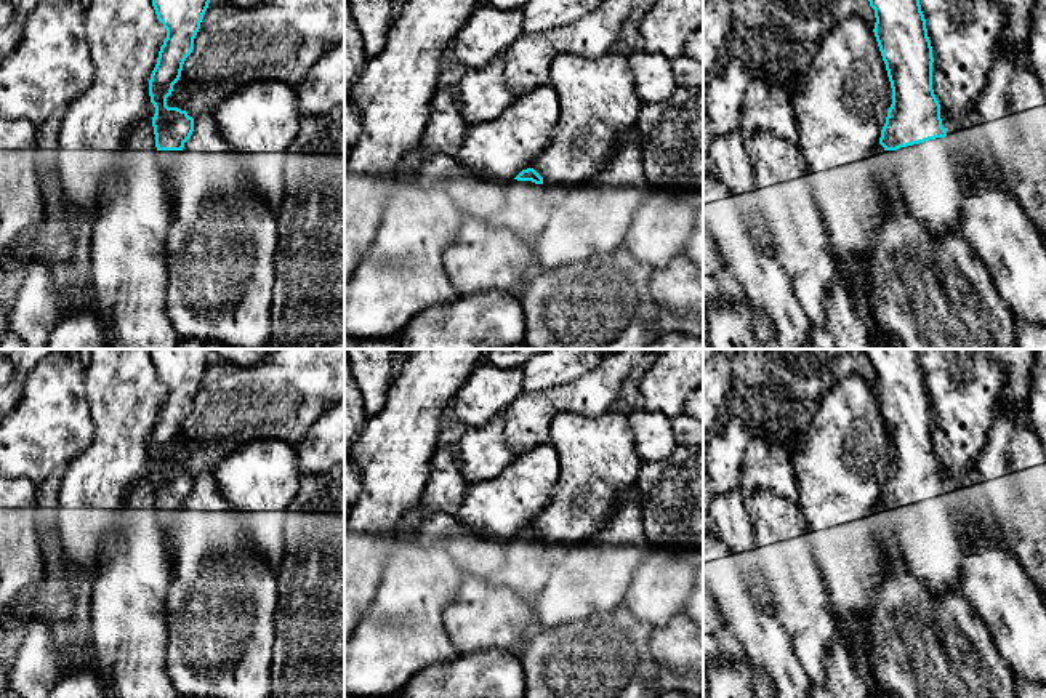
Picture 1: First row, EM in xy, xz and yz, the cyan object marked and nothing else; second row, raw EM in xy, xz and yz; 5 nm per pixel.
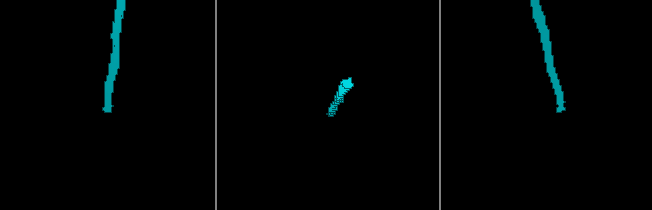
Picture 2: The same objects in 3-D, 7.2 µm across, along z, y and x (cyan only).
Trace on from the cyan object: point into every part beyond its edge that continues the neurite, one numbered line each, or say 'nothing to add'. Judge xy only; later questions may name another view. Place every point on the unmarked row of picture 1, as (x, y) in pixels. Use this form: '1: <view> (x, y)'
nothing to add

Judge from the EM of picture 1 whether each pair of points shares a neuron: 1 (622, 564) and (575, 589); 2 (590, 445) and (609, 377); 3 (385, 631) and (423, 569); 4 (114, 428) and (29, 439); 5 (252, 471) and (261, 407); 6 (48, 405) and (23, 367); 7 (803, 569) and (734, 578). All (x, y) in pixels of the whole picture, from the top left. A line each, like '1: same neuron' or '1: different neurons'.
1: same neuron
2: different neurons
3: same neuron
4: different neurons
5: different neurons
6: different neurons
7: different neurons

